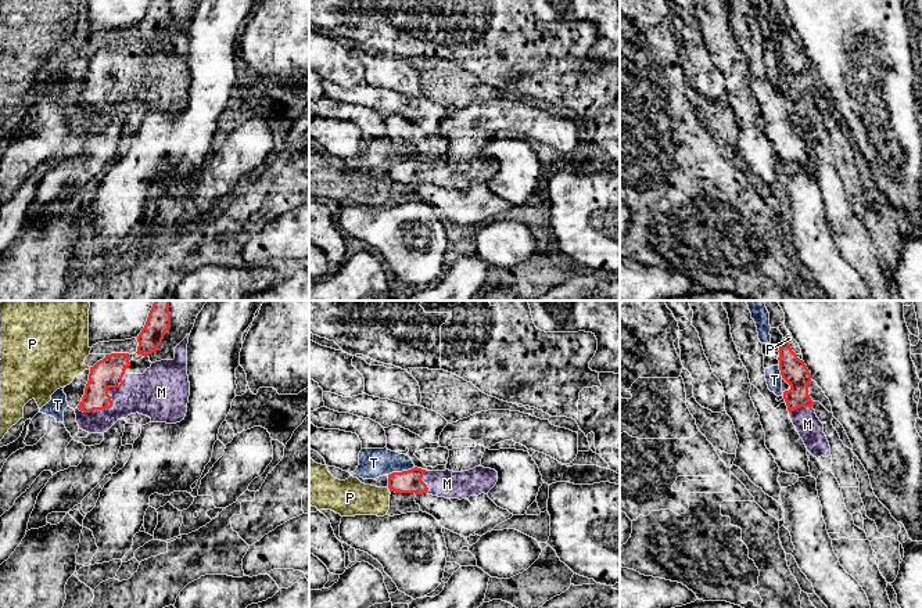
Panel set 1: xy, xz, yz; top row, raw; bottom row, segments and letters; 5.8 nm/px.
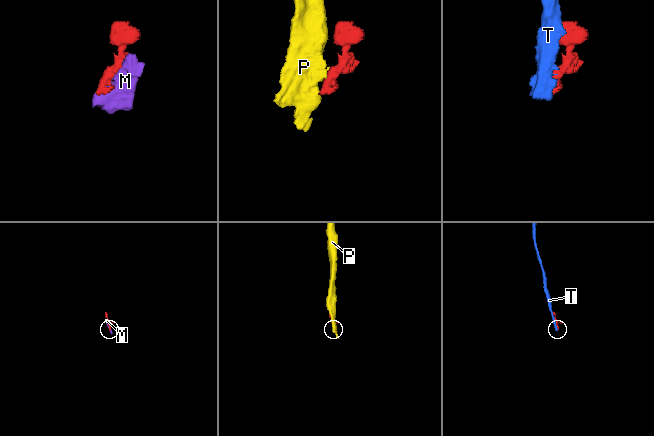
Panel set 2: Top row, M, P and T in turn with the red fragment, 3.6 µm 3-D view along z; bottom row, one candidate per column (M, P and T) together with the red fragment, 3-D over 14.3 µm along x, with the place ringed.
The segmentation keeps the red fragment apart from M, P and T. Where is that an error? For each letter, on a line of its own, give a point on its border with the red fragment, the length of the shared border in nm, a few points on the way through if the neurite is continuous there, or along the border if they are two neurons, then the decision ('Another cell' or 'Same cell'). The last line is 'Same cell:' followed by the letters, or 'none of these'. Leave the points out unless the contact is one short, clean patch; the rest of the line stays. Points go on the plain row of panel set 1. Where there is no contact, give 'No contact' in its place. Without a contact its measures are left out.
M: Touches red at xy (111, 92). Shared border 340 nm. Same cell
P: Touches red at xz (390, 180). Shared border 40 nm. Another cell
T: Touches red at xz (402, 161). Shared border 170 nm. Another cell
Same cell: M

